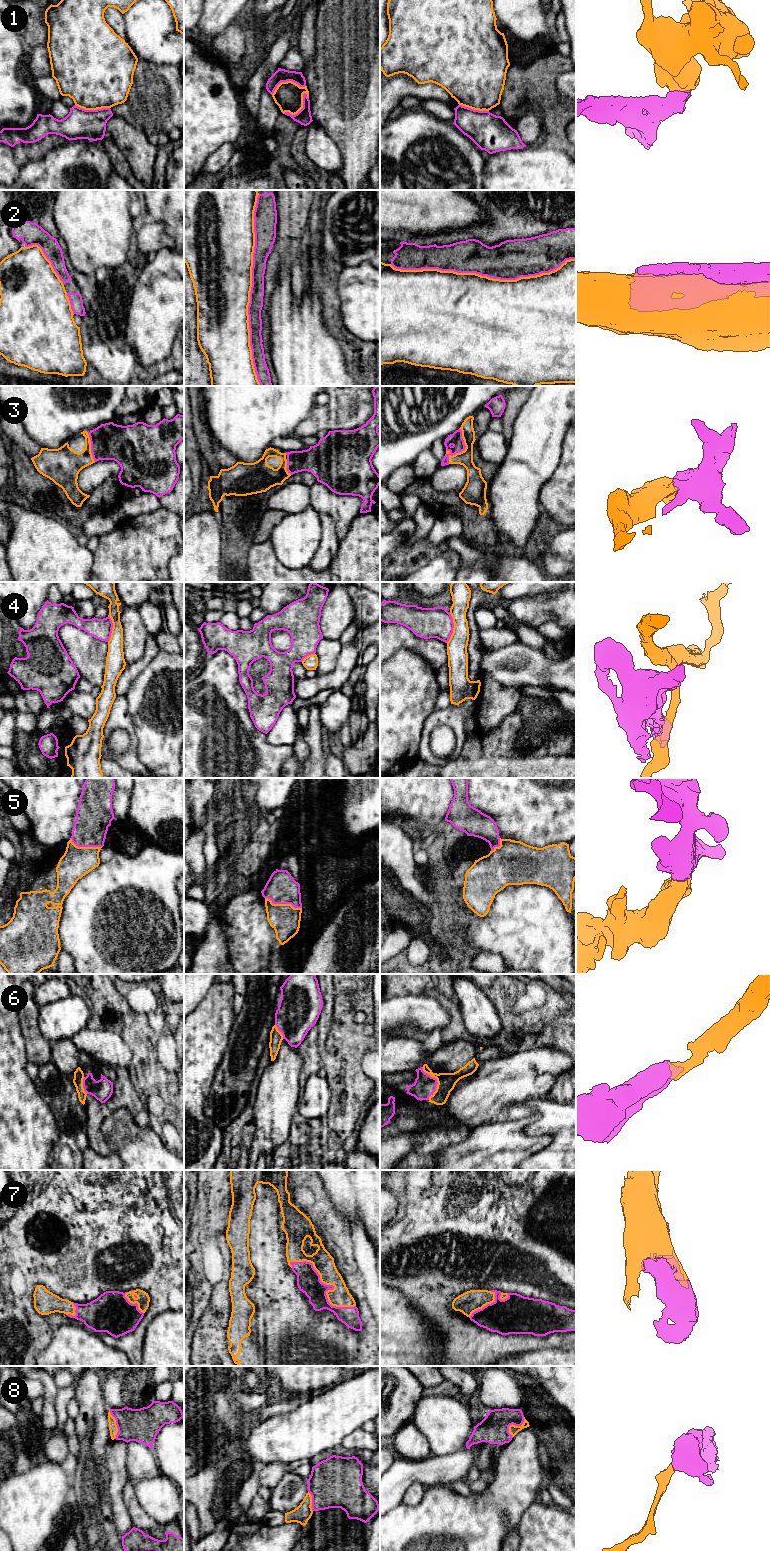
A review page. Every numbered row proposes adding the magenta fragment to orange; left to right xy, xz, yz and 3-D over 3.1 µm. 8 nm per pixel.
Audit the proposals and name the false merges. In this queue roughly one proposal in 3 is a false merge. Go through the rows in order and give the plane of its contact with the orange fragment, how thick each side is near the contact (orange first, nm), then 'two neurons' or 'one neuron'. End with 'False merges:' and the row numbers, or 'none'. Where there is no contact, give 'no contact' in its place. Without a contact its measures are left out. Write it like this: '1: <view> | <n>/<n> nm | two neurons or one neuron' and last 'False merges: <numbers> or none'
1: xz | 220/120 nm | two neurons
2: xz | 480/110 nm | two neurons
3: yz | 130/110 nm | one neuron
4: yz | 160/240 nm | two neurons
5: xz | 240/260 nm | one neuron
6: yz | 140/180 nm | one neuron
7: xz | 170/190 nm | one neuron
8: yz | 80/240 nm | one neuron
False merges: 1, 2, 4

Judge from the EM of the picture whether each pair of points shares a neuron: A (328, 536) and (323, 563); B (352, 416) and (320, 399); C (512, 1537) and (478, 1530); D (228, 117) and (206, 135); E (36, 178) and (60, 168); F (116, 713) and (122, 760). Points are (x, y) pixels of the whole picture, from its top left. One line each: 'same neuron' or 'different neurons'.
A: same neuron
B: different neurons
C: different neurons
D: same neuron
E: same neuron
F: same neuron

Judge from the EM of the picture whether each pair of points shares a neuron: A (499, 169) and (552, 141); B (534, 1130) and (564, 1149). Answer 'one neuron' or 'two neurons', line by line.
A: two neurons
B: one neuron

